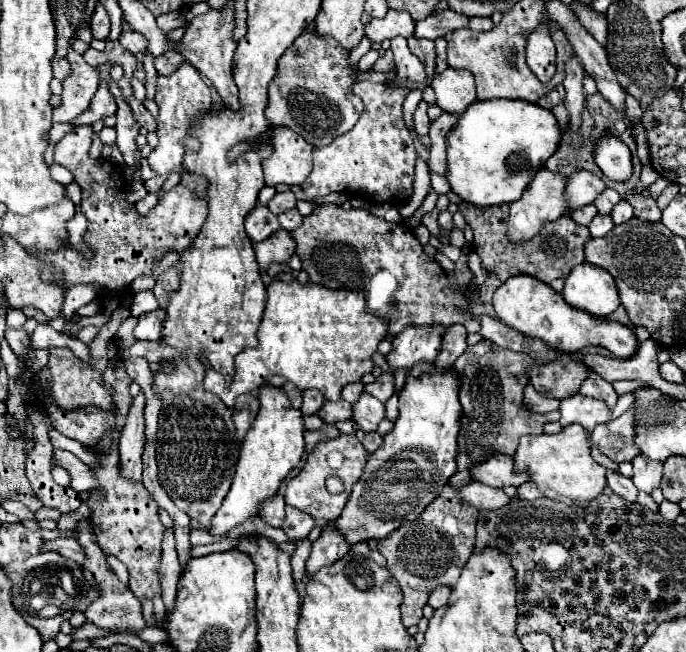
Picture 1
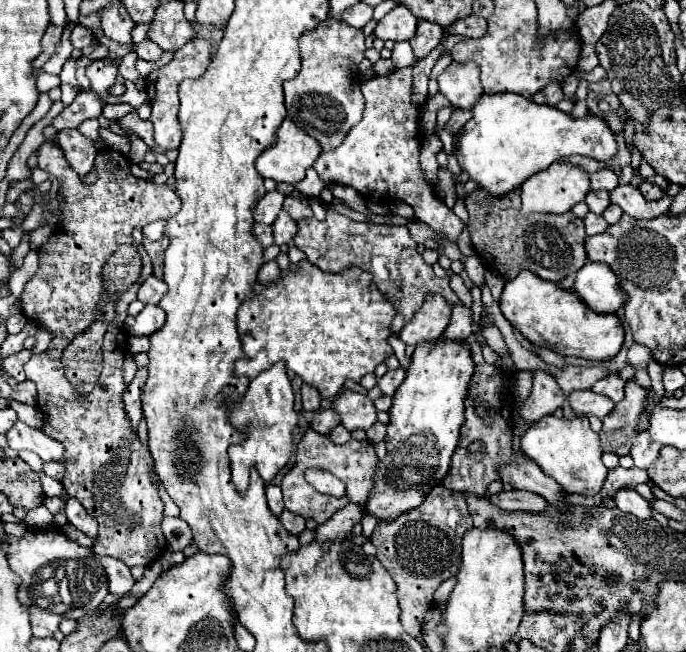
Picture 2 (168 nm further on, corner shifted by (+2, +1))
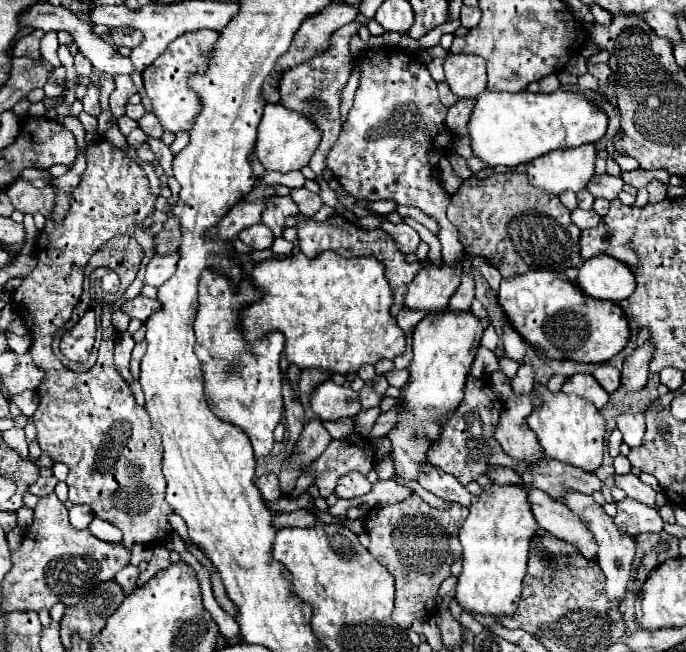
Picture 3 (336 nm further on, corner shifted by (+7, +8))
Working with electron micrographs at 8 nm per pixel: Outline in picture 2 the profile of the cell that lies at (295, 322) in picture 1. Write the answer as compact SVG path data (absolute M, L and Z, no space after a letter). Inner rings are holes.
M302 261L300 265L292 265L290 269L282 271L278 283L268 287L258 283L252 299L244 301L238 309L238 332L246 359L238 359L234 375L254 379L260 371L282 361L286 369L302 377L304 383L316 387L324 399L334 399L344 391L346 381L360 383L366 373L372 373L376 365L392 355L392 347L386 339L392 335L390 323L394 315L394 307L372 285L370 273L360 271L358 267L350 267L344 273L324 273L318 267L312 267L308 261ZM250 331L258 331L258 335L250 339ZM266 331L278 331L278 335L266 335Z

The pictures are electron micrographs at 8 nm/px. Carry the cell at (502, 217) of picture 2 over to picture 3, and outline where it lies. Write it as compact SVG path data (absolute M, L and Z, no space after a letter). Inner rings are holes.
M495 172L483 180L471 176L461 184L461 188L451 196L447 208L449 222L459 230L459 242L467 256L479 256L501 272L503 278L513 278L529 270L567 270L581 262L579 256L579 234L581 230L573 224L571 212L559 202L557 196L551 196L547 204L535 202L535 188L529 184L525 174Z

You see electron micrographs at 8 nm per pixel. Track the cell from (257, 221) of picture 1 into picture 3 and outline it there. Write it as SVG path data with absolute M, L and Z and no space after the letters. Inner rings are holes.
M253 224L245 230L241 230L239 240L245 242L251 250L267 250L267 248L271 248L275 236L273 236L273 232L269 232L269 228L265 224Z

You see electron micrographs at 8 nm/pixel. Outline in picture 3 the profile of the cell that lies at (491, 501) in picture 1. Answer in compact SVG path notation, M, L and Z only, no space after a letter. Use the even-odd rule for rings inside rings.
M529 488L529 498L533 516L543 530L577 546L587 560L597 562L597 540L593 540L589 528L581 524L581 520L577 520L577 516L573 516L565 504L549 500L549 496L537 488Z

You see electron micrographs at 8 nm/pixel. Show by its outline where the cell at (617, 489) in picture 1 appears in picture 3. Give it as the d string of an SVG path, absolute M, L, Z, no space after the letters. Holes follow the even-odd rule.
M625 498L623 502L617 504L617 516L613 518L613 522L617 524L617 530L625 536L637 536L643 532L663 530L663 520L657 508L645 506L631 498Z

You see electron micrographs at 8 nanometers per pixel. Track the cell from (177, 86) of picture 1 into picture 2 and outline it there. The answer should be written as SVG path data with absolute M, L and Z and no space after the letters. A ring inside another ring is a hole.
M194 39L194 41L186 43L182 49L178 49L174 53L174 59L168 65L158 67L144 81L148 99L150 99L150 105L152 105L150 121L154 123L154 141L164 151L176 149L180 145L180 139L182 139L182 131L180 131L180 125L178 125L178 85L188 77L190 79L202 77L202 73L208 67L208 55L210 55L210 43L204 41L204 39Z

